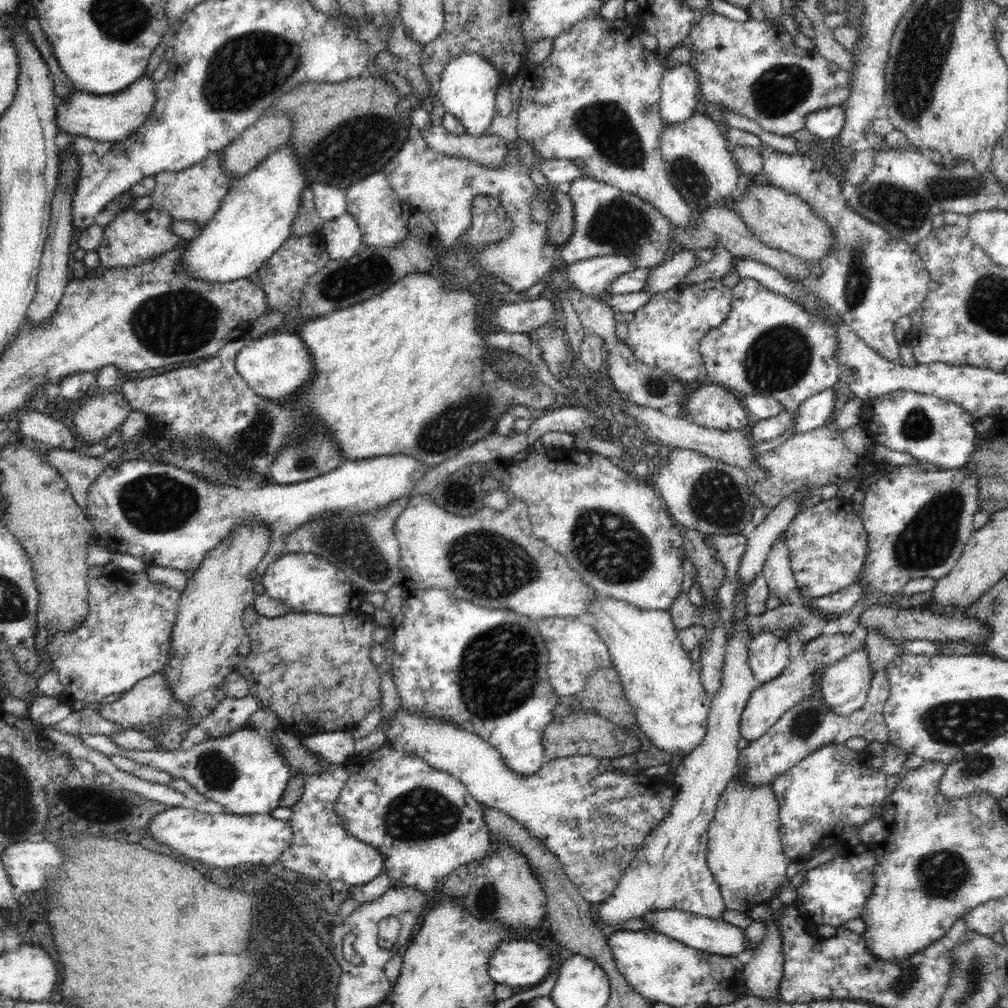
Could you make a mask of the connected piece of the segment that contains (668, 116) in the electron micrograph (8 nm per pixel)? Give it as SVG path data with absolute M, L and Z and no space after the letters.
M688 63L675 64L676 66L663 66L661 78L660 119L662 124L676 124L689 119L694 115L696 99L699 92L699 74L695 65Z

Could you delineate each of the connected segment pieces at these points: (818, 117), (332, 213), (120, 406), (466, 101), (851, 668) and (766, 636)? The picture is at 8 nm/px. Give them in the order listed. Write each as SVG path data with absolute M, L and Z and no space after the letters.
M836 105L806 116L806 131L820 137L822 140L837 137L844 126L844 107Z
M314 184L308 194L313 197L313 203L318 210L318 216L323 221L334 220L347 212L346 190L332 184Z
M117 390L101 391L101 393L90 397L90 400L74 414L72 420L68 420L72 425L72 433L76 438L84 440L84 443L104 442L114 428L120 428L128 415L130 415L130 404L122 397L122 393Z
M460 53L446 64L440 80L436 85L439 100L444 105L445 112L454 115L466 127L470 136L482 136L492 124L496 114L495 98L500 84L500 73L486 57L478 53Z
M867 649L851 650L825 668L820 680L824 705L838 715L847 715L862 708L871 690L873 676Z
M760 631L752 636L748 663L759 683L773 679L787 667L791 660L788 645L772 632Z

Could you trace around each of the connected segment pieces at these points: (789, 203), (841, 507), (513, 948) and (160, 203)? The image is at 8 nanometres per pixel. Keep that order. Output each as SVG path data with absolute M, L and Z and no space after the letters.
M751 180L744 196L739 201L730 201L729 205L746 223L750 232L770 248L810 262L820 260L835 245L829 224L816 216L811 206L799 195L790 194L779 186L755 184Z
M846 497L822 500L796 514L785 532L796 588L802 597L818 598L858 581L868 551L868 533Z
M514 938L500 942L488 962L488 973L496 984L530 986L542 983L554 969L555 957L538 942Z
M213 152L198 164L180 172L158 172L154 175L155 188L149 196L152 197L152 207L164 209L178 220L193 222L200 230L214 218L224 197L230 190L232 178L224 172L223 158L220 152Z

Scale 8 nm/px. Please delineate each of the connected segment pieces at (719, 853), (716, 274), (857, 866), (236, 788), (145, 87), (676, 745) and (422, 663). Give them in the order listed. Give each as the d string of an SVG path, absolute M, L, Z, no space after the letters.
M737 775L728 782L718 799L716 812L710 824L707 846L708 867L720 886L727 910L748 914L758 903L776 902L786 881L786 868L792 862L783 851L779 837L780 803L772 784L743 784Z
M714 246L712 260L699 264L698 267L688 274L682 285L691 286L704 283L708 280L722 281L726 276L735 272L734 259L732 253L723 246Z
M869 845L861 854L846 855L846 858L838 856L806 871L802 884L797 888L798 898L794 902L798 913L804 916L804 924L839 927L852 918L860 918L875 888L874 866L876 852L873 845Z
M244 724L228 736L199 742L190 750L177 749L174 752L127 750L114 743L107 734L80 735L80 738L89 748L110 758L115 755L126 757L158 771L169 772L173 778L186 780L198 793L223 806L227 813L236 816L270 814L279 807L292 771L278 751L271 732L262 736L249 726Z
M143 76L126 90L112 95L91 95L75 90L68 100L56 100L56 123L62 139L76 135L108 142L120 142L134 134L148 120L156 102L156 83L152 76Z
M601 595L587 606L595 620L593 627L608 647L613 666L619 674L624 697L634 709L637 725L661 751L673 756L688 756L702 742L708 728L711 698L700 680L700 665L690 658L678 636L678 629L669 611L638 608L626 601Z
M436 588L411 589L411 595L407 596L406 600L402 602L401 610L398 613L398 618L392 623L395 634L395 653L391 666L393 668L394 683L396 683L396 689L398 689L398 695L400 695L401 706L410 713L442 717L442 719L454 721L456 725L462 725L468 731L478 733L484 741L494 745L494 749L500 752L505 764L512 771L516 771L519 776L532 776L534 772L538 772L545 764L542 736L546 726L552 722L552 710L558 704L558 695L554 693L548 676L548 647L541 638L535 620L531 620L527 616L510 609L489 609L480 606L474 601L458 599L448 591Z

